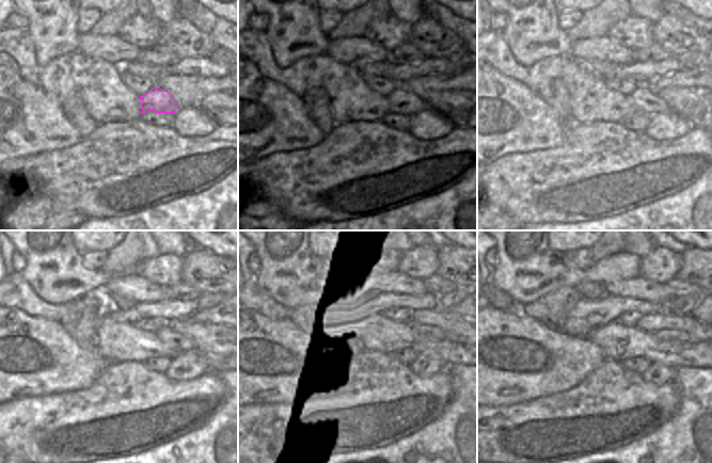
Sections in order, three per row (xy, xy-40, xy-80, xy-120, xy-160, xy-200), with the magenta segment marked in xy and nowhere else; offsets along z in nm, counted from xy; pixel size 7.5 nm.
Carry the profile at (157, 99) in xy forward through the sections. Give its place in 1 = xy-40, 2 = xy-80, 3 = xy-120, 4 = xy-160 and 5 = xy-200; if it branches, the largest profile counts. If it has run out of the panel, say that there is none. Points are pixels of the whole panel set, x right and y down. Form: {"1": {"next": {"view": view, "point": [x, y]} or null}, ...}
{"1": {"next": {"view": "xy-40", "point": [404, 101]}}, "2": {"next": {"view": "xy-80", "point": [648, 101]}}, "3": {"next": {"view": "xy-120", "point": [168, 334]}}, "4": {"next": {"view": "xy-160", "point": [421, 333]}}, "5": {"next": {"view": "xy-200", "point": [667, 334]}}}

